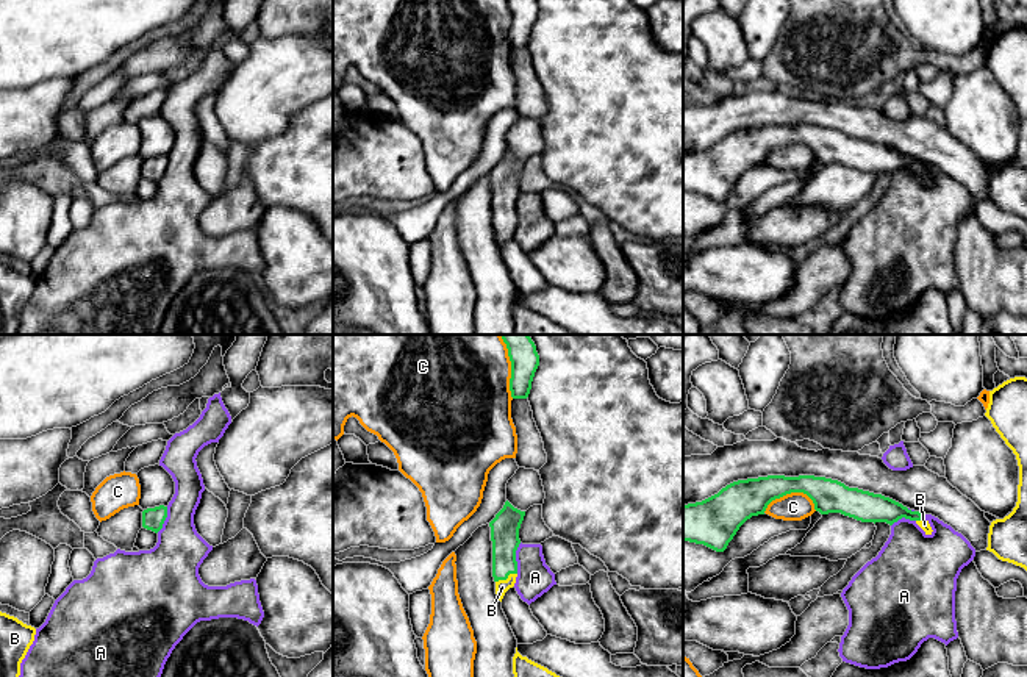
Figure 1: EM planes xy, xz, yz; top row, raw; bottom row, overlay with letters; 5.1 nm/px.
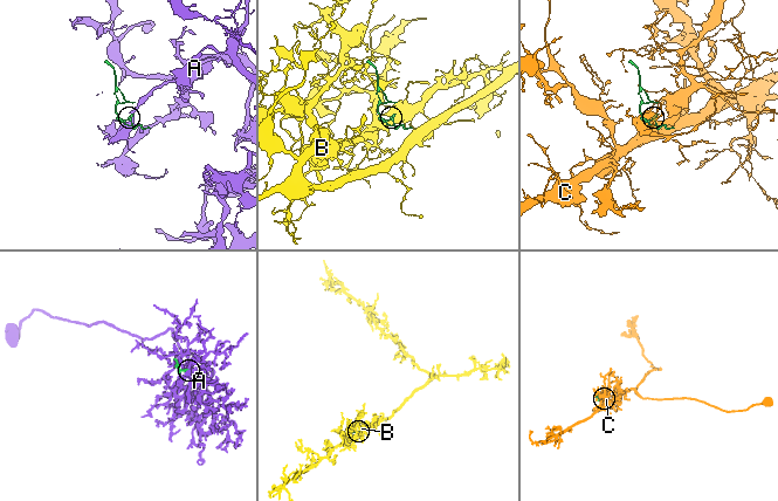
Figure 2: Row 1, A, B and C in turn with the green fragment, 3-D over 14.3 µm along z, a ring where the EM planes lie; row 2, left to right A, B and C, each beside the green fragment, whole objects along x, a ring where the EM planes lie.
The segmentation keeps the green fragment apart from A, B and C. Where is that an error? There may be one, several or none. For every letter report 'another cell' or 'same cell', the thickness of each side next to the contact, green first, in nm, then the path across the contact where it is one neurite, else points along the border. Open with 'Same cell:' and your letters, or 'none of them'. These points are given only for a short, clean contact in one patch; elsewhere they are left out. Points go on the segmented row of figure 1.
Same cell: B
A: another cell; calibres 150 and 180 nm; border xz (521, 543), (516, 551), (516, 573)
B: same cell; calibres 140 and 70 nm; way xz (505, 540), (505, 579), (502, 587)
C: another cell; calibres 150 and 480 nm

